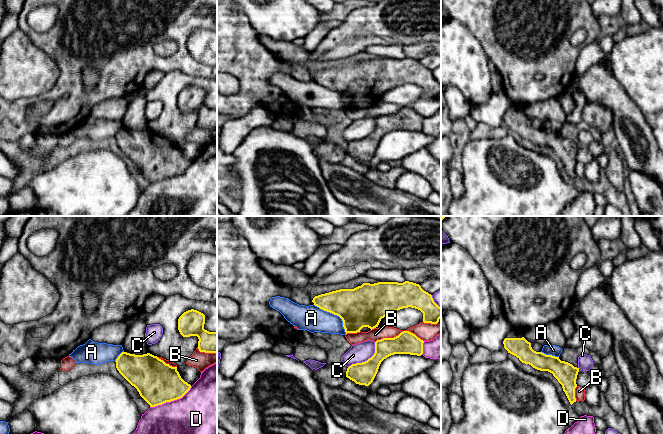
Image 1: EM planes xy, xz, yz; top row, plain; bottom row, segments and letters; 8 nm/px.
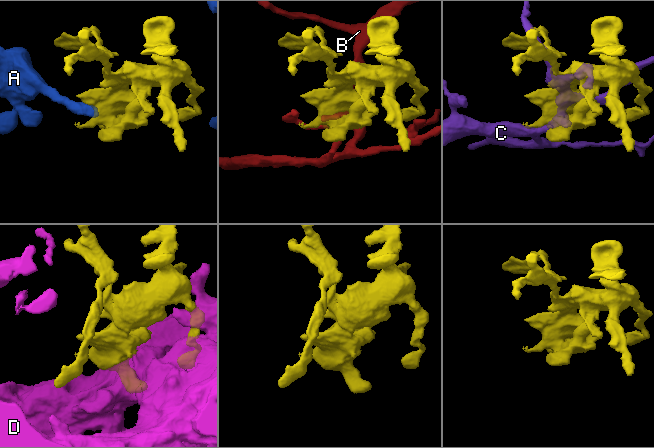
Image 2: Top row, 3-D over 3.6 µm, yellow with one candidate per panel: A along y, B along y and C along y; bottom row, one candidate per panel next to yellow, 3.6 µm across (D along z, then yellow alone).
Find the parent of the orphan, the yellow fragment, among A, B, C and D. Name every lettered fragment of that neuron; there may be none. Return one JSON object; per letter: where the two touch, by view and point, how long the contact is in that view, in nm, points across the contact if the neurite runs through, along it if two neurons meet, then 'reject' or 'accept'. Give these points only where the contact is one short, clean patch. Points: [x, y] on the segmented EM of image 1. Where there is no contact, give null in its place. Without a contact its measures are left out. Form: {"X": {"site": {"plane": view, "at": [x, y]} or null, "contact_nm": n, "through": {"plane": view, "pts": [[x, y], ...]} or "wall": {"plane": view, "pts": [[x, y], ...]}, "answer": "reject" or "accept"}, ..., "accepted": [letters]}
{"A": {"site": {"plane": "xz", "at": [334, 314]}, "contact_nm": 360, "wall": {"plane": "xz", "pts": [[313, 304], [336, 314], [341, 319], [346, 333]]}, "answer": "reject"}, "B": {"site": {"plane": "xz", "at": [400, 333]}, "contact_nm": 400, "answer": "reject"}, "C": {"site": {"plane": "xz", "at": [367, 360]}, "contact_nm": 300, "answer": "reject"}, "D": {"site": {"plane": "xy", "at": [171, 400]}, "contact_nm": 380, "answer": "reject"}, "accepted": []}

